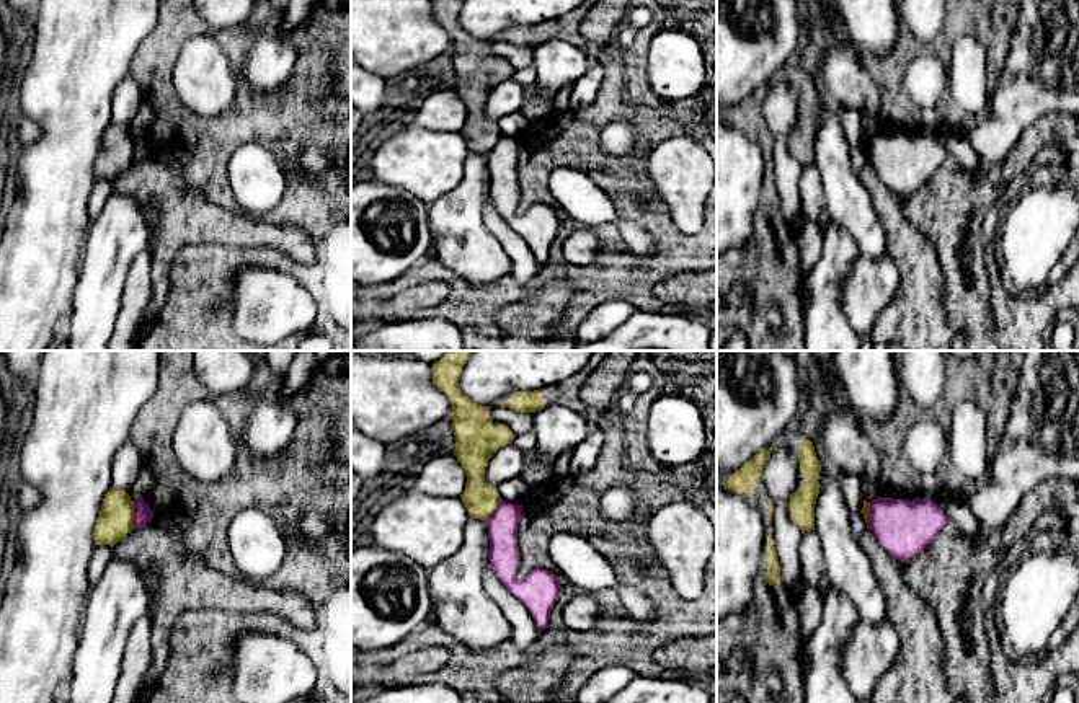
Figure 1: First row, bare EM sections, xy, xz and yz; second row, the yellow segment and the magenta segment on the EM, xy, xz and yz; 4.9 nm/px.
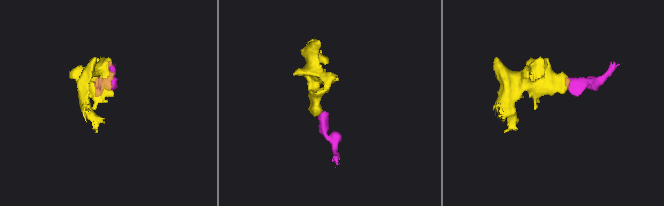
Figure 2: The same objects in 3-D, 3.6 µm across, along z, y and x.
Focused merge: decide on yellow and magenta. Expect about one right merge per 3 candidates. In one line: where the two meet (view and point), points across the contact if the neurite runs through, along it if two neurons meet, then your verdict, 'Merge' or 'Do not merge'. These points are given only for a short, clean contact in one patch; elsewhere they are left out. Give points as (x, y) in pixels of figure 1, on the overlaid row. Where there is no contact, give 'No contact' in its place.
Touches yellow at xy (133, 516). Boundary: xy (133, 501), (134, 529). Do not merge

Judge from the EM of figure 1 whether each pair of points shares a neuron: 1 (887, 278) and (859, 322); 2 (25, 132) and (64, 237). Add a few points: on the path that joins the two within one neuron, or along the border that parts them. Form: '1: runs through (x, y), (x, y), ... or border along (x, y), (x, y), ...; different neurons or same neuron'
1: runs through (875, 289), (862, 302), (861, 310); same neuron
2: border along (20, 113), (38, 126), (39, 137), (35, 142); different neurons

